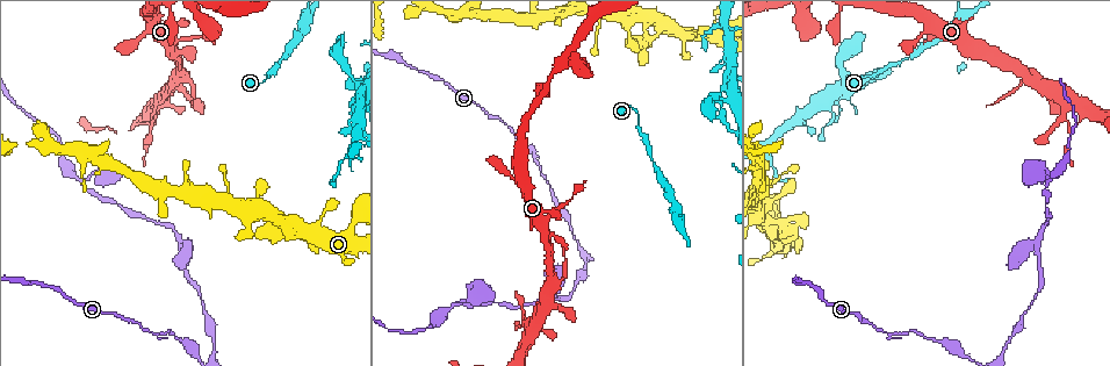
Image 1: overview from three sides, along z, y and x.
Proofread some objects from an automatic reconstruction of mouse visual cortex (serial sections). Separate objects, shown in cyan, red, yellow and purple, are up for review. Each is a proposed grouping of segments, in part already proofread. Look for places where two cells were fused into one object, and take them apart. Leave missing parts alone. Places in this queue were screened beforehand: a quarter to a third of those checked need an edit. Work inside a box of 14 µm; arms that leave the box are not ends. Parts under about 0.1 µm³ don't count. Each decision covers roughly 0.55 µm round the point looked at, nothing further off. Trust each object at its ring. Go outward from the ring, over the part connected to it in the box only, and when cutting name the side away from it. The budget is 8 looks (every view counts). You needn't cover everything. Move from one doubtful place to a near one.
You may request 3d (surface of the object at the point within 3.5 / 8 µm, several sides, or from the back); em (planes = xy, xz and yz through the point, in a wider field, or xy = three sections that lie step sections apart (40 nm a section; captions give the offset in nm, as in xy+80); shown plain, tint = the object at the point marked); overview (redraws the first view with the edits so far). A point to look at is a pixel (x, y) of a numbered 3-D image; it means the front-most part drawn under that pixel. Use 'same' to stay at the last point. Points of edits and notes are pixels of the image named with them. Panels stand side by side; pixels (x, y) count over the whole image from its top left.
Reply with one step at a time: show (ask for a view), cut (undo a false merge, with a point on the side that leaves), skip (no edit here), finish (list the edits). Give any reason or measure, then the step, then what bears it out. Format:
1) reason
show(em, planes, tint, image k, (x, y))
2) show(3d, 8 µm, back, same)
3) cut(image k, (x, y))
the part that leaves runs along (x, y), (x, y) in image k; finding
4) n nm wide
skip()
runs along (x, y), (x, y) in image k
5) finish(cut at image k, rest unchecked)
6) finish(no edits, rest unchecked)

four or more arms meet
show(3d, 8 µm, image 1, (635, 18))

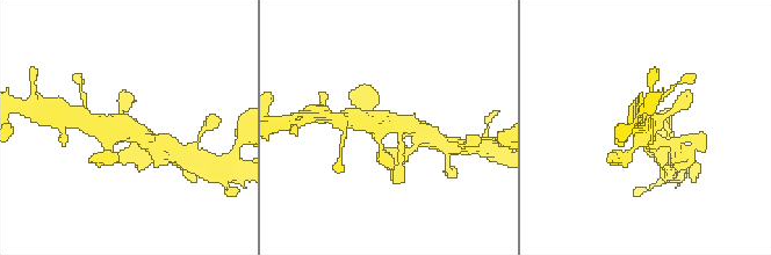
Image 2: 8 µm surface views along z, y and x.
4 arms; arms of 200, 250, 500, 600 nm; shape alone is not enough
show(em, xy, step 1, tint, image 2, (387, 126))

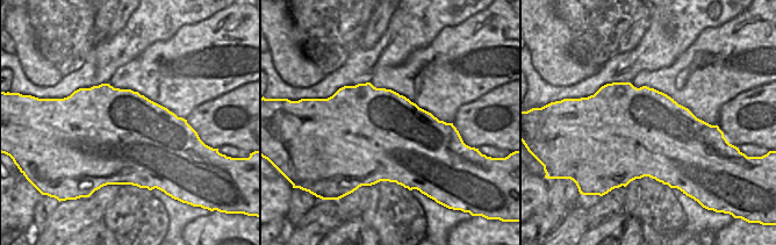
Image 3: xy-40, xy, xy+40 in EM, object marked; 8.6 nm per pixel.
skip()
runs along (158, 145), (95, 125) in image 2; continuous, no second cell

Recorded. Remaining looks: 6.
show(3d, 3.5 µm, image 1, (179, 240))

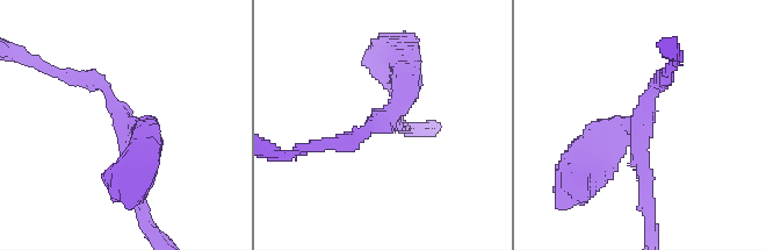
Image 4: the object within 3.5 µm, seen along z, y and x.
3 arms; arms of 200, 200, 450 nm; now the EM
show(em, planes, tint, image 4, (126, 124))

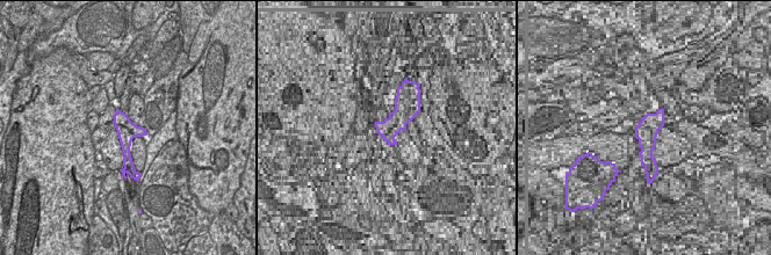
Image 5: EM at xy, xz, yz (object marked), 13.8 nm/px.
280 nm wide
skip()
runs along (139, 200), (125, 121), (100, 83), (79, 79) in image 4; continuous, no second cell

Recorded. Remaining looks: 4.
abrupt turn
show(3d, 3.5 µm, image 1, (454, 305))

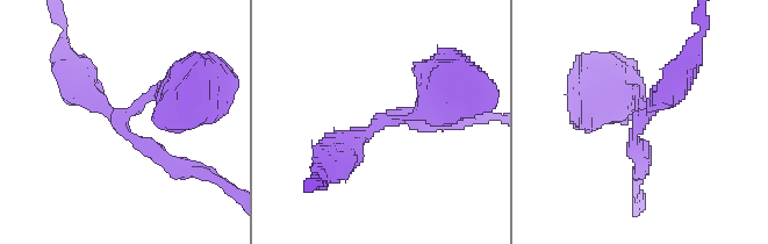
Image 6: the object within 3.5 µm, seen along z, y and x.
3 arms; arms of 200, 200, 350 nm; now the EM
show(em, xy, step 5, tint, image 6, (641, 120))

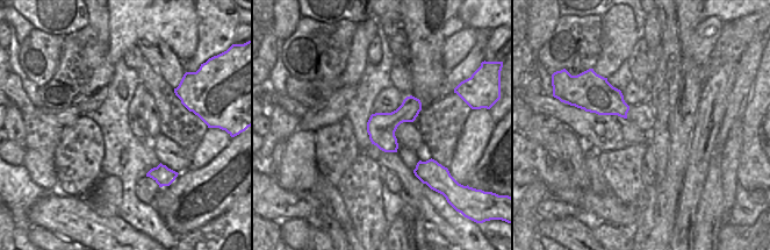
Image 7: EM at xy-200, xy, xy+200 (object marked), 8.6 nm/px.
skip()
runs along (641, 166), (639, 99), (615, 95) in image 6; one cell here

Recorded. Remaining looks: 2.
finish(no edits, rest unchecked)

